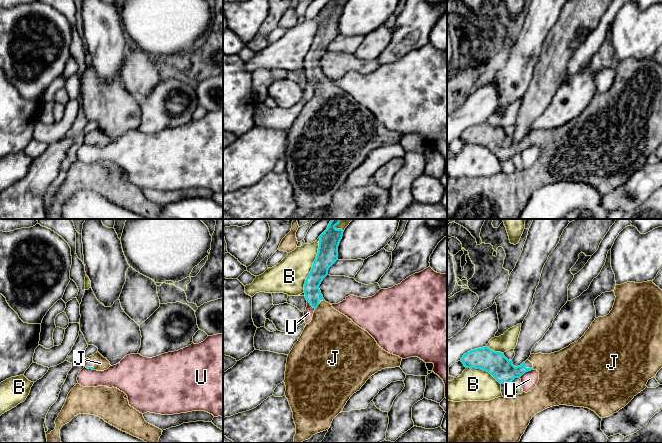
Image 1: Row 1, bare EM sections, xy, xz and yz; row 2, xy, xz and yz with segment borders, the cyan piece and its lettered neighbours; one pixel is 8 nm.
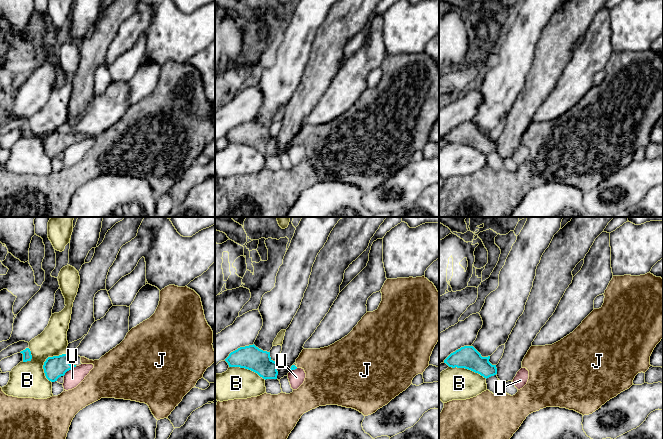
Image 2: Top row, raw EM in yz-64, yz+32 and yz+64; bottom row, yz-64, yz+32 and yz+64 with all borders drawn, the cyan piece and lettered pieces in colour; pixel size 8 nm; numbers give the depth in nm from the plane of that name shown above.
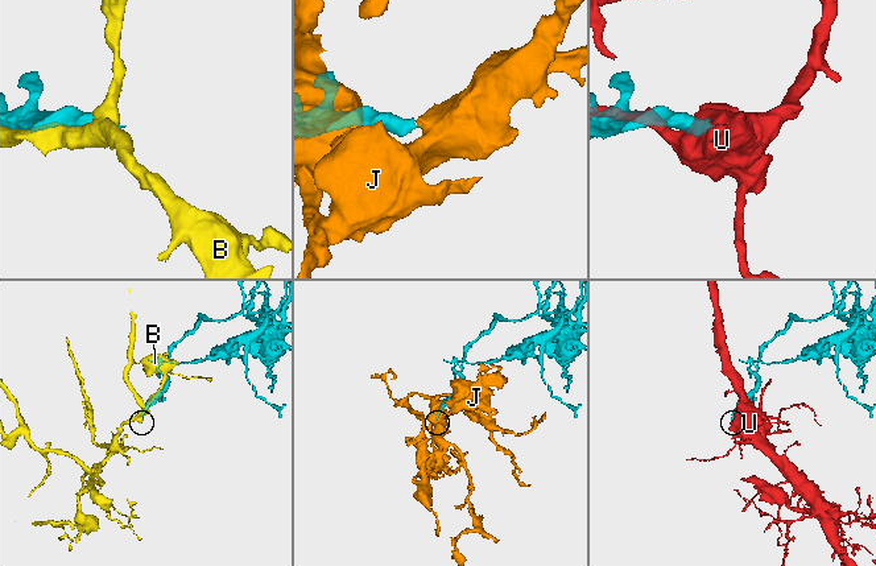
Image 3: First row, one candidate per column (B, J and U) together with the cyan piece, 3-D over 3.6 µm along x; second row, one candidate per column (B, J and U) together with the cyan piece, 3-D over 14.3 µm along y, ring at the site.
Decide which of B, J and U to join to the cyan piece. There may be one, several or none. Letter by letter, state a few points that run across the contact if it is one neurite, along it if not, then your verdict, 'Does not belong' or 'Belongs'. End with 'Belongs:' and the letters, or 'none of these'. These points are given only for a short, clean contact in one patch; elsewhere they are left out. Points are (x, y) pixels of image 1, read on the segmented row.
B: Does not belong
J: Line: xz (312, 292), (317, 306), (324, 313), (330, 334). Belongs
U: Line: yz (533, 369), (524, 372), (519, 377). Does not belong
Belongs: J

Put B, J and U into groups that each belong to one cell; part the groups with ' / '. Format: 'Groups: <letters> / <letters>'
Groups: B / J / U

